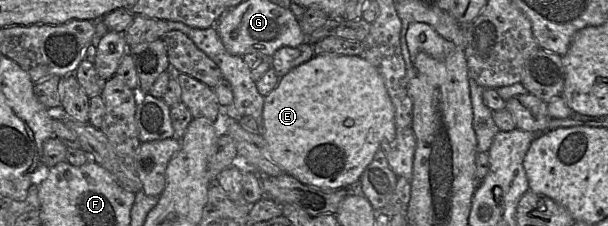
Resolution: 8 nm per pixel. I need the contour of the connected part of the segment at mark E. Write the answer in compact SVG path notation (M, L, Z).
M316 55L309 61L293 68L280 78L277 86L265 97L263 108L262 135L268 144L271 159L283 170L303 184L321 190L355 189L359 180L383 143L395 139L395 109L378 70L361 56Z

